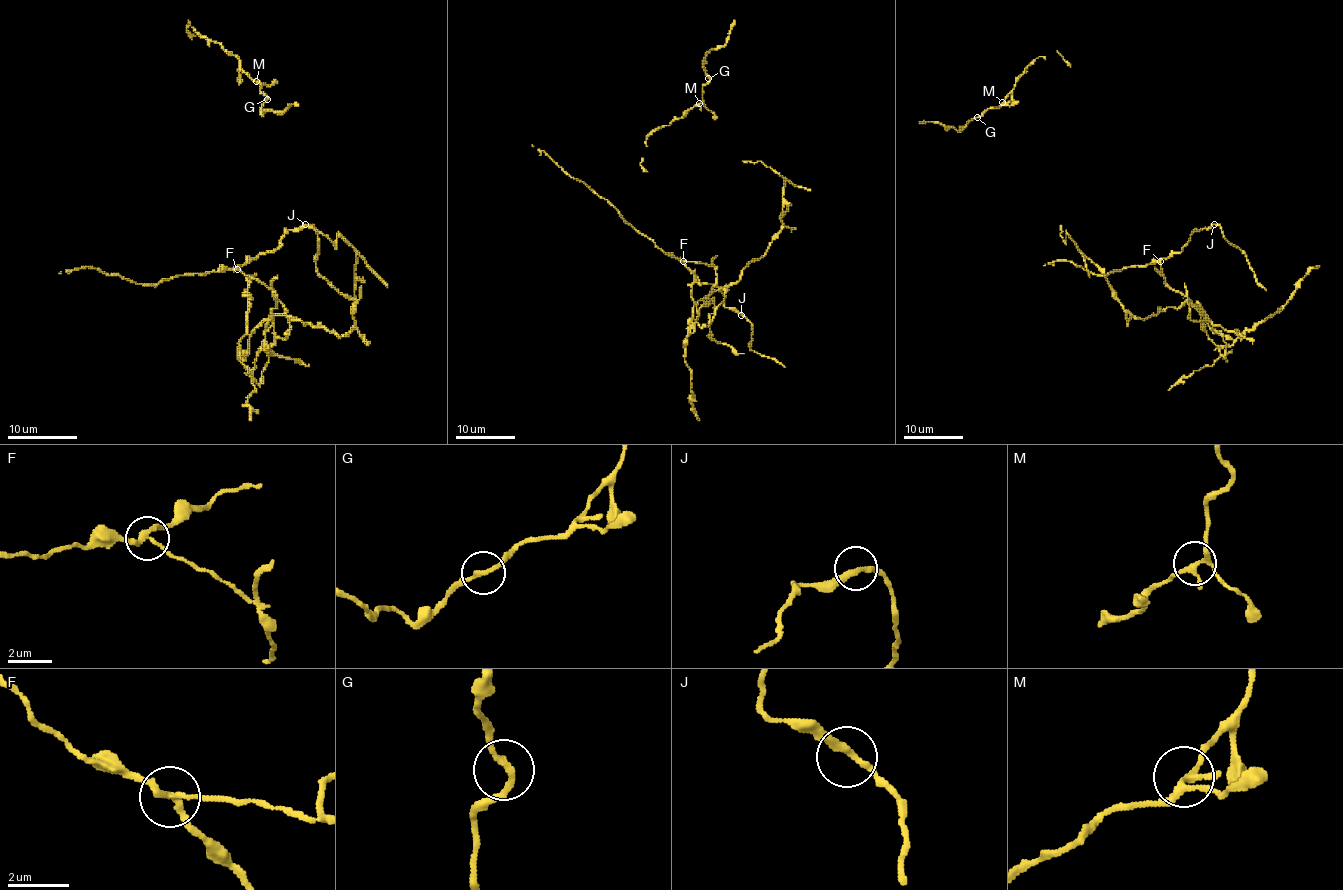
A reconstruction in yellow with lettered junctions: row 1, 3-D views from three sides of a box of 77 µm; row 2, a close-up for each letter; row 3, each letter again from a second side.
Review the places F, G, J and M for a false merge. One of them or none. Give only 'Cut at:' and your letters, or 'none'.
Cut at: F

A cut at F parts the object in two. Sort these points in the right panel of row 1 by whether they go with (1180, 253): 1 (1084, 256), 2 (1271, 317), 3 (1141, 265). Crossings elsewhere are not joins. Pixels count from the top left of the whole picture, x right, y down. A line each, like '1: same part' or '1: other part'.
1: other part
2: other part
3: same part

